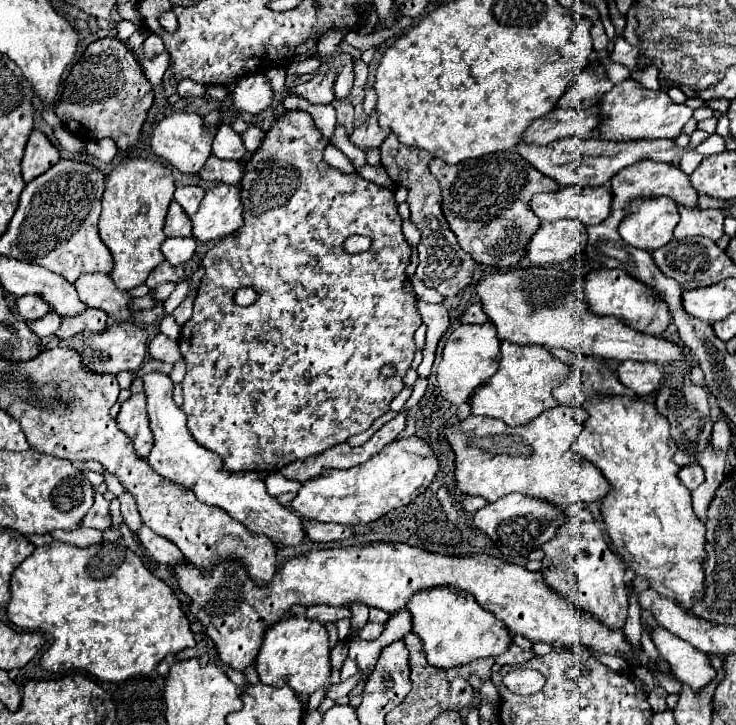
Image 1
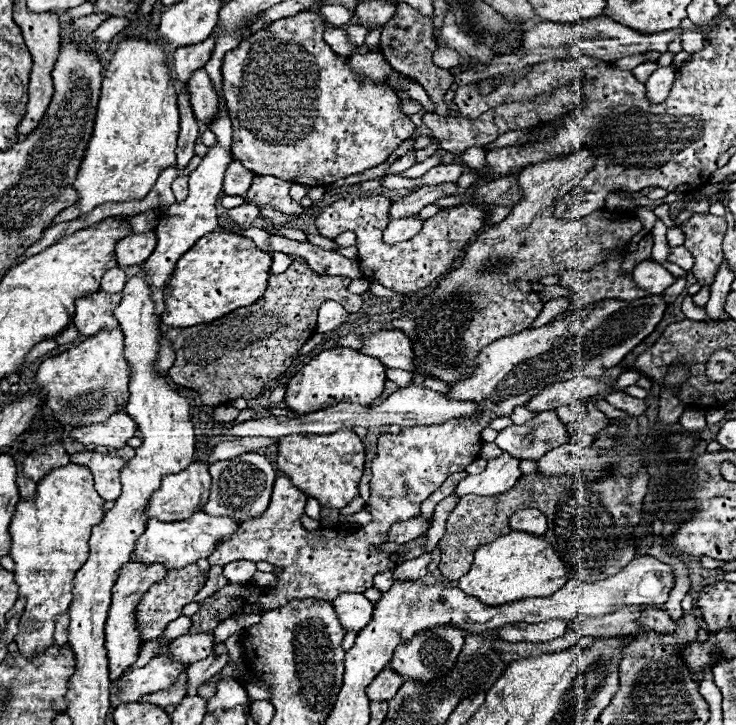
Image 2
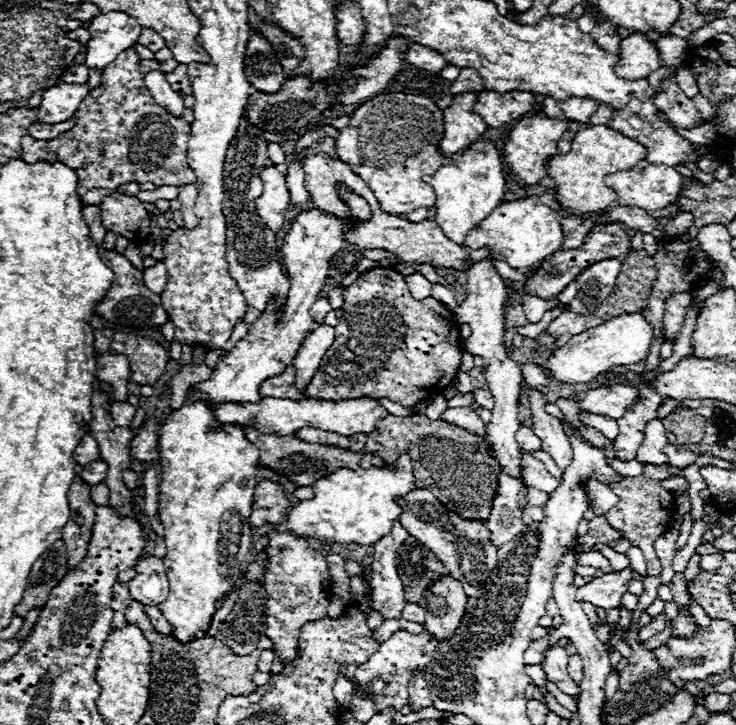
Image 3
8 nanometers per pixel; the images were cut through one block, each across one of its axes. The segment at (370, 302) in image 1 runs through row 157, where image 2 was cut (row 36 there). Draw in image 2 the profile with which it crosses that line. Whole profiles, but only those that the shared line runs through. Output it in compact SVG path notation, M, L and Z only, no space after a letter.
M298 12L296 16L282 18L282 20L274 22L272 26L244 38L242 44L236 50L232 50L224 56L222 84L224 84L224 98L226 98L228 114L230 114L230 120L232 120L232 126L234 126L232 156L234 156L234 160L242 162L250 172L254 172L256 176L276 176L280 180L288 180L288 182L296 182L296 184L304 184L304 186L332 184L340 178L346 178L346 176L352 176L352 174L362 174L364 170L370 170L370 168L376 168L376 166L384 164L388 160L388 156L398 148L398 144L402 144L404 140L408 140L414 134L416 126L400 110L400 98L394 94L394 90L388 84L366 82L360 74L352 72L350 66L348 66L348 58L338 56L336 52L332 52L332 48L322 40L324 30L326 30L326 22L322 20L322 16L318 16L314 12Z

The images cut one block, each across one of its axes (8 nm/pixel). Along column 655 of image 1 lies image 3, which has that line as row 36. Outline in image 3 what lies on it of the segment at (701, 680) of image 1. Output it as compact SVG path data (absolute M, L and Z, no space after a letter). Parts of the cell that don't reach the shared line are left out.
M632 34L620 44L620 64L616 64L616 76L628 76L630 80L640 80L662 66L660 54L654 42L646 40L644 34Z

